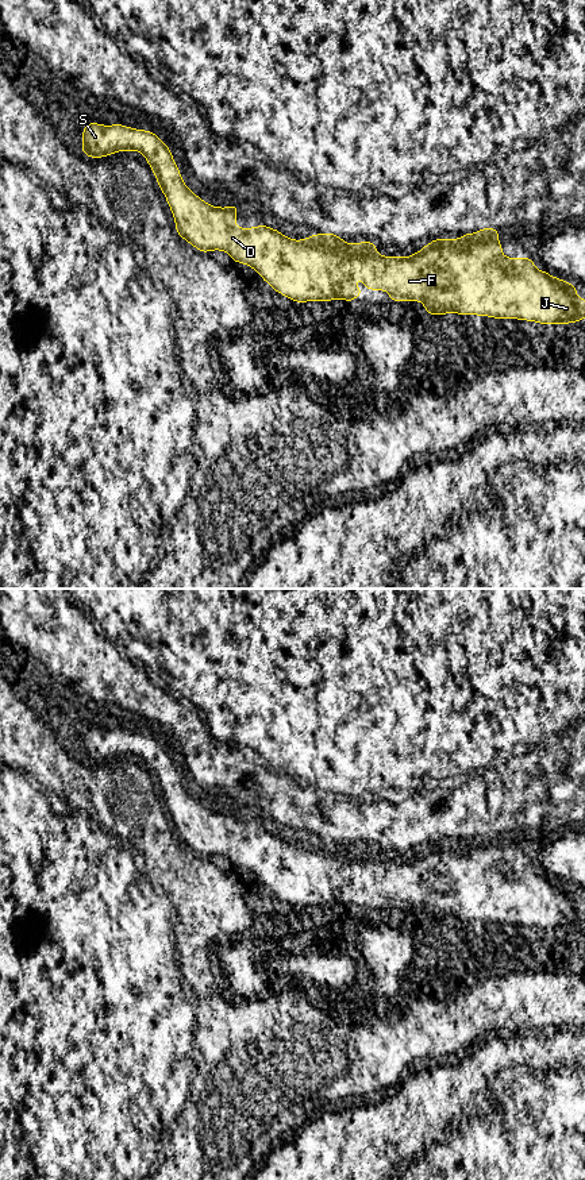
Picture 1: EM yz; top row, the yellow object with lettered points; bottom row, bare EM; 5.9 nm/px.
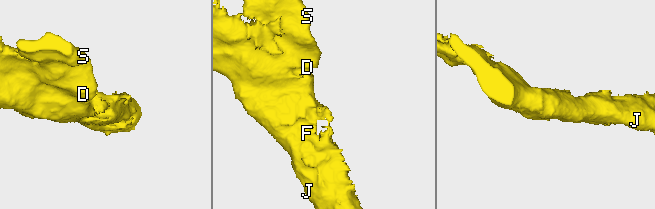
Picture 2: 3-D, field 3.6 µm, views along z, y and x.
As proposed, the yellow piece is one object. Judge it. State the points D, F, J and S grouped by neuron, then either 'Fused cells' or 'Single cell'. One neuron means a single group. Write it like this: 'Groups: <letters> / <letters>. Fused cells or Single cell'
Groups: D F J S. Single cell

